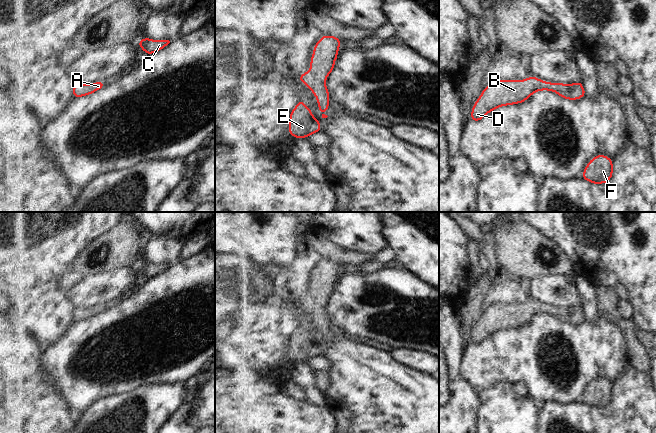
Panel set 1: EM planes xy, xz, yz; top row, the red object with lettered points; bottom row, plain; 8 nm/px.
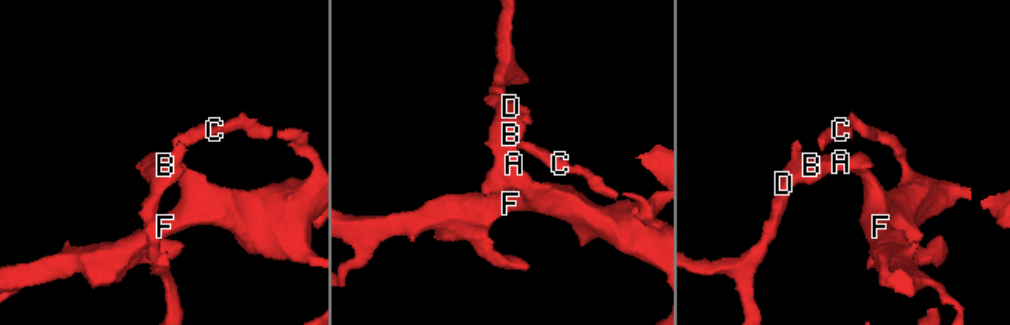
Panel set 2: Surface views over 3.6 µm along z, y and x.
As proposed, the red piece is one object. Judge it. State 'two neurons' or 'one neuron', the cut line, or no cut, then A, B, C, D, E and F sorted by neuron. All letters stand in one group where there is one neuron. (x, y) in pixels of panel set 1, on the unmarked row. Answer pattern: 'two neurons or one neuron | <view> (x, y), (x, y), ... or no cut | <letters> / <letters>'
one neuron | no cut | A B C D E F

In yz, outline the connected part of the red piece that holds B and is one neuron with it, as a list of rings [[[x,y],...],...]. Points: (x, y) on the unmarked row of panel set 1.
[[[529,300],[524,304],[495,304],[491,306],[474,327],[470,345],[481,345],[496,332],[525,326],[538,315],[553,315],[567,324],[579,324],[586,320],[582,305],[564,308],[543,305]]]

